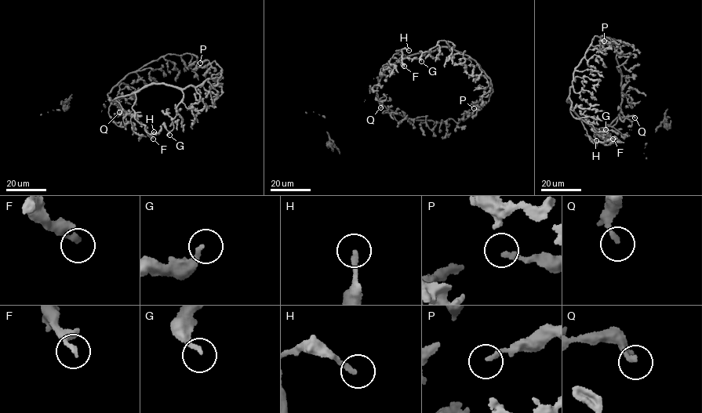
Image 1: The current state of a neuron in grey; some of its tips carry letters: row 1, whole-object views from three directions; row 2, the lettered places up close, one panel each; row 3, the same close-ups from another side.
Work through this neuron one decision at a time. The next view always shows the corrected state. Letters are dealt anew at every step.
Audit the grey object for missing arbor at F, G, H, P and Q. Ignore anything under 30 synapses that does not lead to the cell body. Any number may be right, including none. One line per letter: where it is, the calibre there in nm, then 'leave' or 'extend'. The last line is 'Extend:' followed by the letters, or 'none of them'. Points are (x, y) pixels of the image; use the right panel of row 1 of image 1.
F: at (612, 139); 190 nm thick; leave
G: at (605, 129); 200 nm thick; leave
H: at (596, 140); 200 nm thick; extend
P: at (604, 41); 190 nm thick; leave
Q: at (634, 117); 190 nm thick; leave
Extend: H

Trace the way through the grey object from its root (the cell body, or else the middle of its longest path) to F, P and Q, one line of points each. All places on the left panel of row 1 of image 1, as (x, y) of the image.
F: (123, 96), (135, 94), (136, 101), (132, 106), (135, 118), (144, 126), (153, 139)
P: (123, 96), (151, 84), (163, 82), (183, 88), (220, 76), (221, 67), (215, 61), (200, 63)
Q: (123, 96), (112, 103), (109, 99), (118, 106), (119, 112)

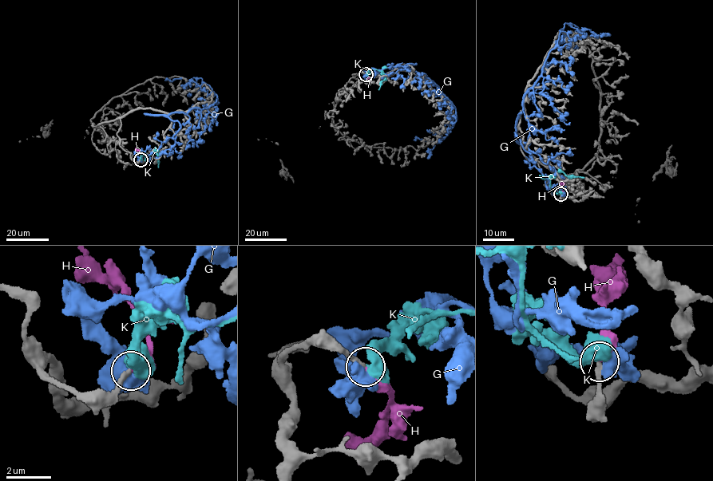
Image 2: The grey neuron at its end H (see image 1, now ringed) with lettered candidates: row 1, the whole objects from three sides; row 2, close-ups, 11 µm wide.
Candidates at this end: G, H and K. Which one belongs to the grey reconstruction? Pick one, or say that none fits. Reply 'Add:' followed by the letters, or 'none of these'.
Add: H

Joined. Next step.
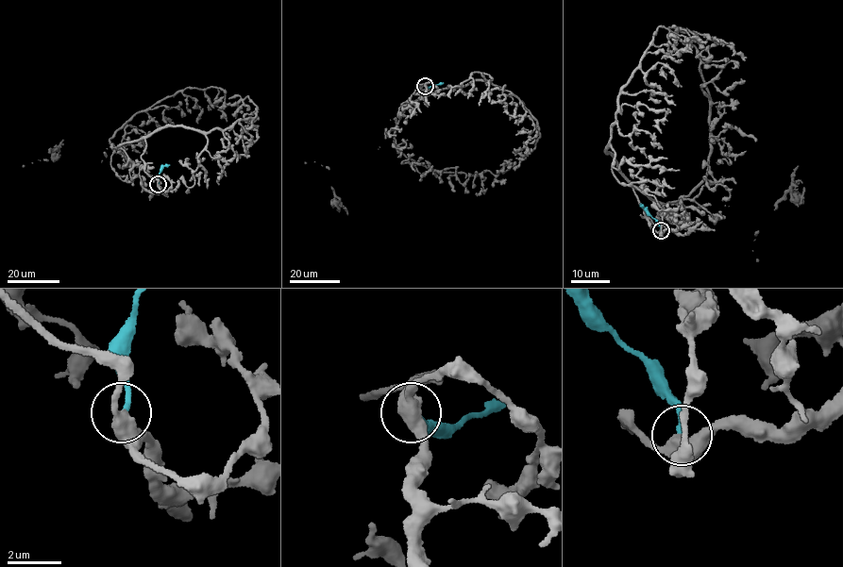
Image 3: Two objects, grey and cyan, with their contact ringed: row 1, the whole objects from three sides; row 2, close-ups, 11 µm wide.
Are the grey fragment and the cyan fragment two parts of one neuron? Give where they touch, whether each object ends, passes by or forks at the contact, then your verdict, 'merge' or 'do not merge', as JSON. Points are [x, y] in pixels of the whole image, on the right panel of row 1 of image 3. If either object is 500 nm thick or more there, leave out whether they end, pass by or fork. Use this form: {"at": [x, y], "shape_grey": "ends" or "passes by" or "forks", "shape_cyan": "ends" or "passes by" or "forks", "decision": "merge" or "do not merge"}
{"at": [661, 230], "shape_grey": "passes by", "shape_cyan": "ends", "decision": "merge"}

